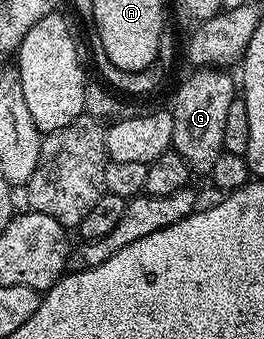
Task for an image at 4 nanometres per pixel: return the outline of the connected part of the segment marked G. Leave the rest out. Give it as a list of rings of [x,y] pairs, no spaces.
[[[206,66],[195,70],[195,73],[175,92],[175,105],[169,108],[173,118],[173,138],[171,148],[191,168],[192,173],[209,174],[217,158],[224,152],[225,117],[229,106],[237,99],[237,80],[230,76],[230,71],[223,68]]]

